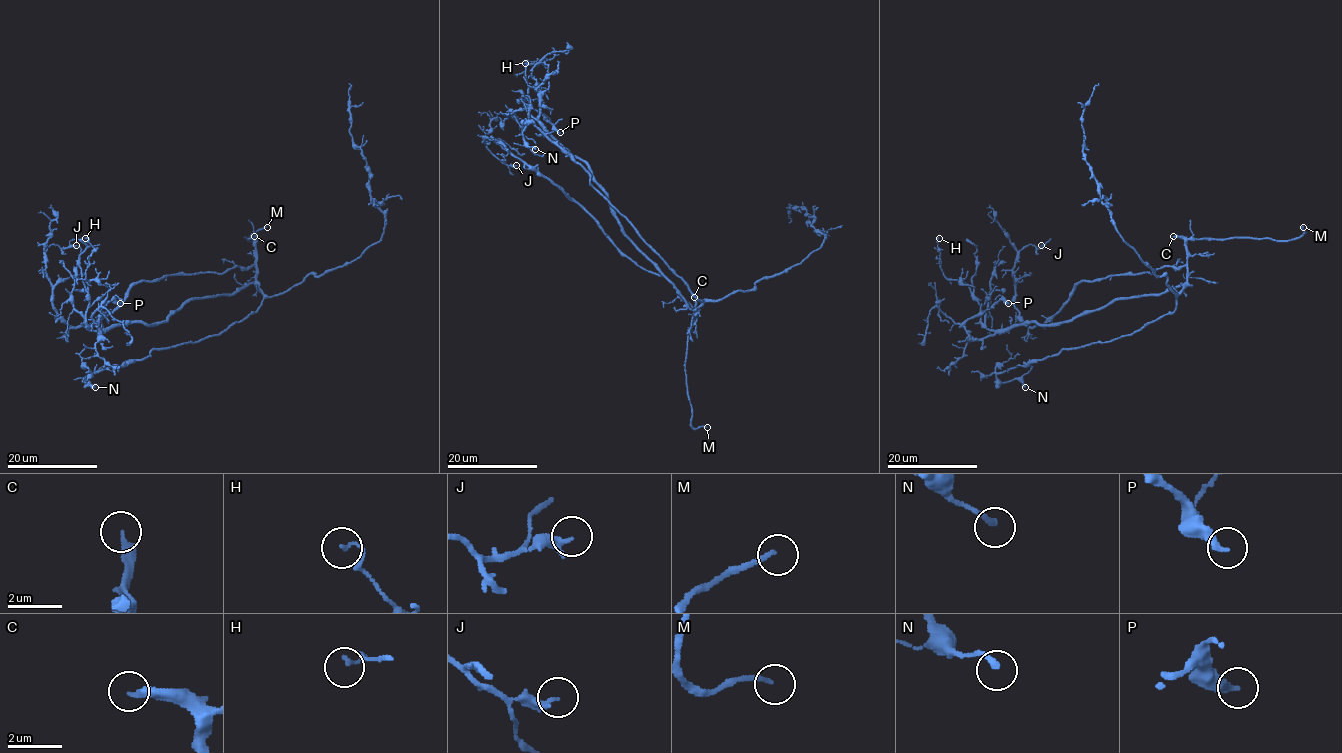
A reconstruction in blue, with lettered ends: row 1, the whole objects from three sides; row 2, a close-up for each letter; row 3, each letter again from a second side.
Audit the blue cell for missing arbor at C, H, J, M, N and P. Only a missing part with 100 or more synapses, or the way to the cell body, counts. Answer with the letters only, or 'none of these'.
C, M

